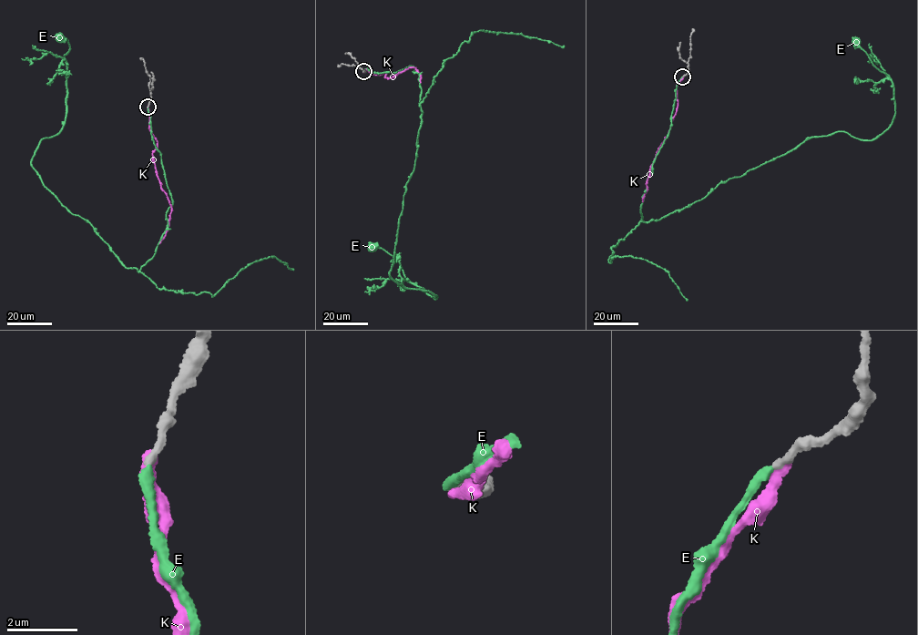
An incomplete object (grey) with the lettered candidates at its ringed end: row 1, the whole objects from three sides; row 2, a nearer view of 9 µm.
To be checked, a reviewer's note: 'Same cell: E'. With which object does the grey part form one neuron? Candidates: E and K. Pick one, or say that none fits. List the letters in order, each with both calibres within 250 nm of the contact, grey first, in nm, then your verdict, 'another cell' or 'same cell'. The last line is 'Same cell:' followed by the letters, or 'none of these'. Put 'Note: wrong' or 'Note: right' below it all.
E: 220 nm thick on the grey side, 240 nm on the other; same cell
K: 260 nm thick on the grey side, 280 nm on the other; another cell
Same cell: E
Note: right

